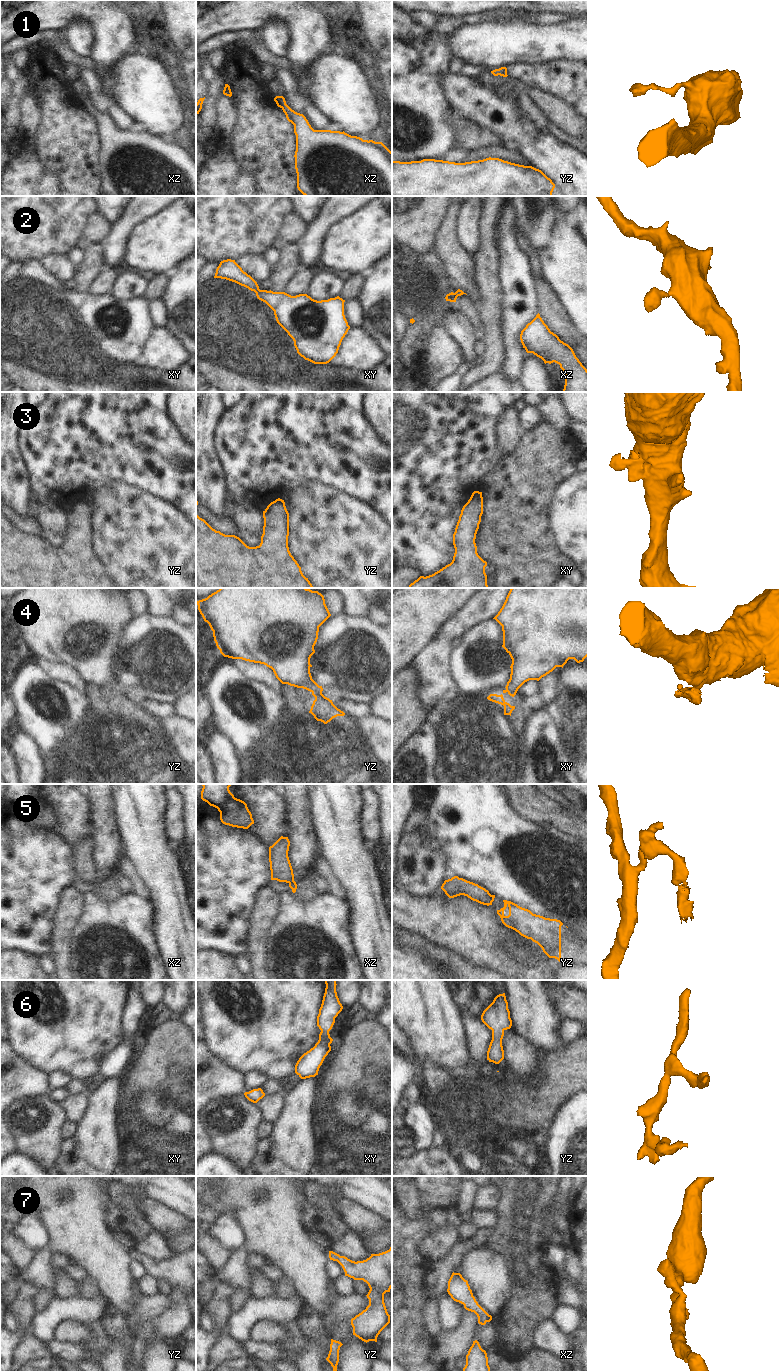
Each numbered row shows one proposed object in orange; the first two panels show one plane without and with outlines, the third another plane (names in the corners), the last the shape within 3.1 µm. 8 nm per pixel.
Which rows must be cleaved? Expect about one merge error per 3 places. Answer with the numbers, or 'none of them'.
2, 4, 5

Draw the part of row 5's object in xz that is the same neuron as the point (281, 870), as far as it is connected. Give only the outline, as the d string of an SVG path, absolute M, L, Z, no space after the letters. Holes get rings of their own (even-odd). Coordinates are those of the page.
M281 836L269 847L271 880L290 883L294 881L293 869L288 857L290 841Z

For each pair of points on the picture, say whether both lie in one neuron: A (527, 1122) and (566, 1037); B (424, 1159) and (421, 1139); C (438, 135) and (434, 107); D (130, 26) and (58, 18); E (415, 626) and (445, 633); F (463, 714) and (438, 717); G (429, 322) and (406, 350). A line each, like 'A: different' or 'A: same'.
A: different
B: different
C: same
D: same
E: different
F: same
G: same

